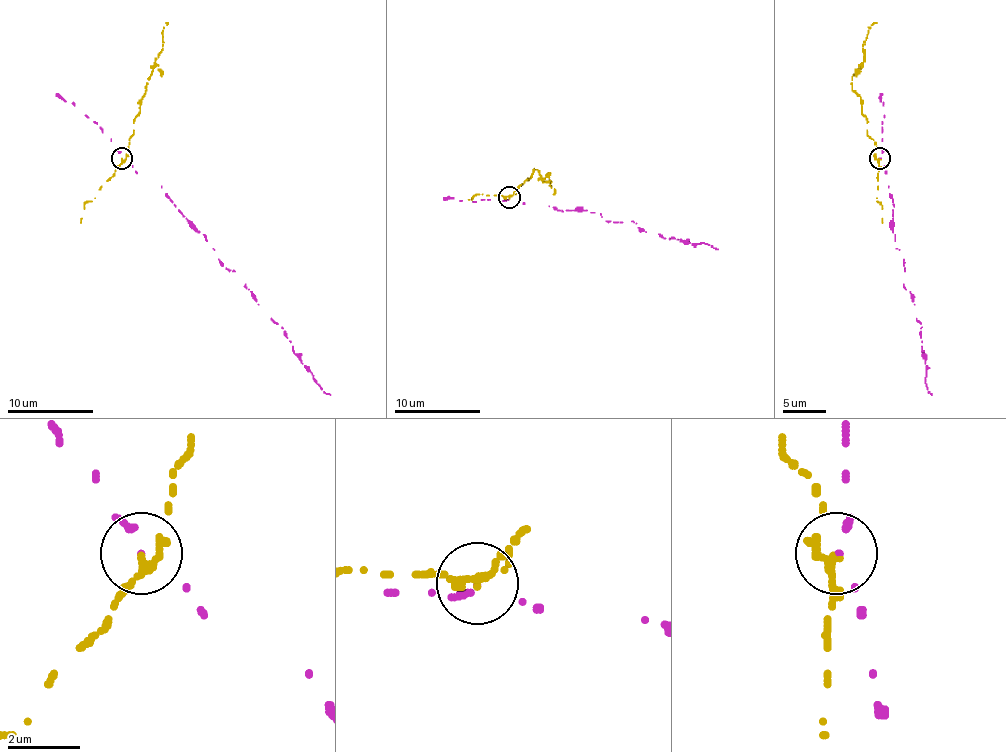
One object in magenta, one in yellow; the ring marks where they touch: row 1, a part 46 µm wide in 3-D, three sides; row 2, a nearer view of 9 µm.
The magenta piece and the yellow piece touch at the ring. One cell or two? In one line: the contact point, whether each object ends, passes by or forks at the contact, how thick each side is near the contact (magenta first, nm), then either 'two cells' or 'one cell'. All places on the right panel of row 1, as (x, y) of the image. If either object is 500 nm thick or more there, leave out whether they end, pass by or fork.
place (880, 158); magenta ends; yellow passes by; calibres 140 and 200 nm; two cells

